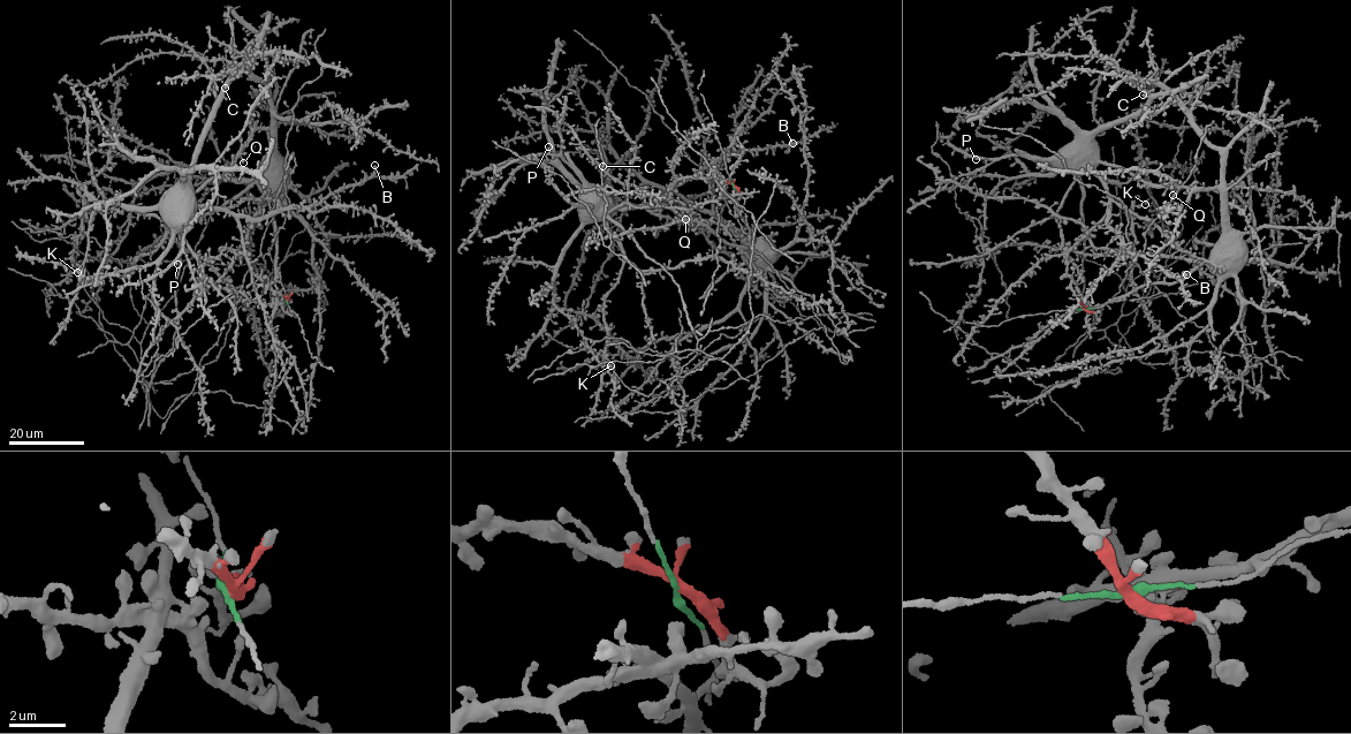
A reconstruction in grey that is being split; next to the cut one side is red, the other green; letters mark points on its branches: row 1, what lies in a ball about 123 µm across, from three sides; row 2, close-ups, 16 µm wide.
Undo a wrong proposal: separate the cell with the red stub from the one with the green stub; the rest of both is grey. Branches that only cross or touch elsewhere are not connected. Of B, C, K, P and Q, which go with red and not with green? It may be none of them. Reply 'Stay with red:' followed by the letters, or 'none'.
Stay with red: B, C, K, P, Q

